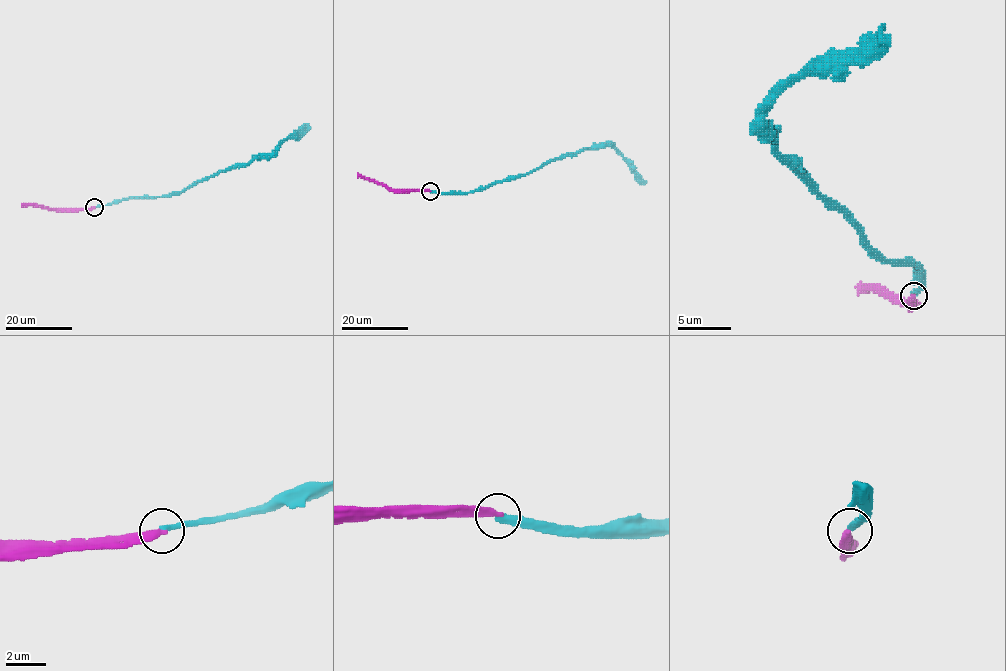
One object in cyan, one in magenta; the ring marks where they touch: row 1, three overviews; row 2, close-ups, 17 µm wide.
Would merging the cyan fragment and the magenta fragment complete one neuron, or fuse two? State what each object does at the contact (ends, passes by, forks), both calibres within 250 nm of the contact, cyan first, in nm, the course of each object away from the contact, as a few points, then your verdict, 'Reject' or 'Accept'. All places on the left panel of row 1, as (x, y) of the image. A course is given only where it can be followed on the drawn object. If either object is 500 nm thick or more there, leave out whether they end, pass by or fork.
At the ring cyan ends. At the ring magenta ends. Thickness 320 nm (cyan) against 360 nm. Course of cyan: (94, 207), (125, 199), (174, 194), (237, 165), (267, 158), (286, 140), (296, 137), (308, 126). Course of magenta: (94, 207), (53, 209), (22, 204). Reject

